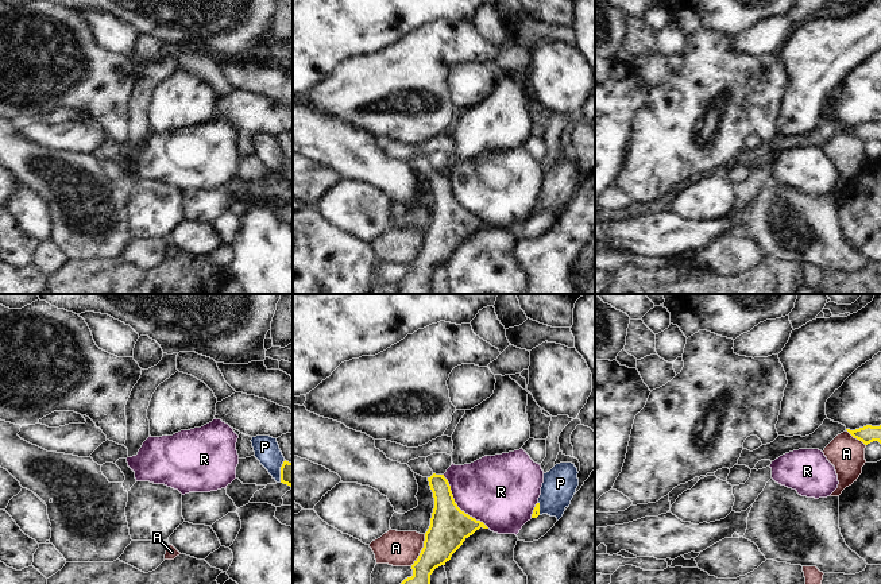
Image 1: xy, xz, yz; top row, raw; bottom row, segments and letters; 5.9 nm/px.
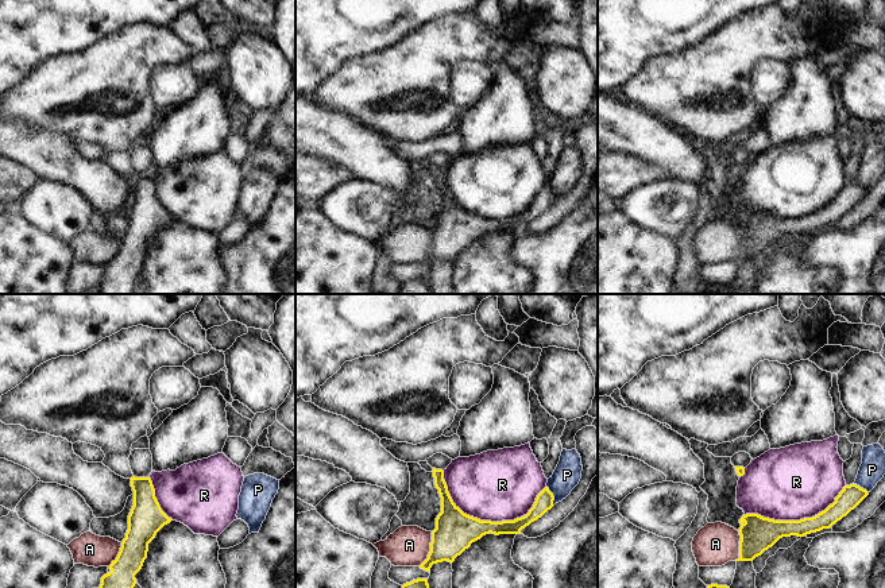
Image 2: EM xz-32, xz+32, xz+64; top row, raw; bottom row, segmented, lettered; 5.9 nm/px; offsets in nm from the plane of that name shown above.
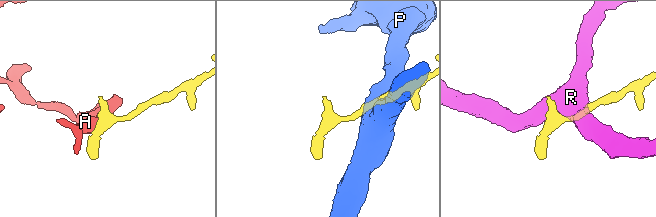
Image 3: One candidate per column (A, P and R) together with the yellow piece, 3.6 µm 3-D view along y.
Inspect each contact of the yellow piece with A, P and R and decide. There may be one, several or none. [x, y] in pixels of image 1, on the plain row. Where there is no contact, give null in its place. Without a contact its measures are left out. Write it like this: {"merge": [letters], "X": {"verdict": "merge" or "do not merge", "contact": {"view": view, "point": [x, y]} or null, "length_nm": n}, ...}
{"merge": [], "A": {"verdict": "do not merge", "contact": {"view": "xz", "point": [421, 248]}, "length_nm": 220}, "P": {"verdict": "do not merge", "contact": {"view": "xy", "point": [281, 169]}, "length_nm": 140}, "R": {"verdict": "do not merge", "contact": {"view": "xz", "point": [456, 204]}, "length_nm": 420}}

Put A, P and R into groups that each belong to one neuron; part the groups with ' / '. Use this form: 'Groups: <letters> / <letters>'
Groups: A / P / R

